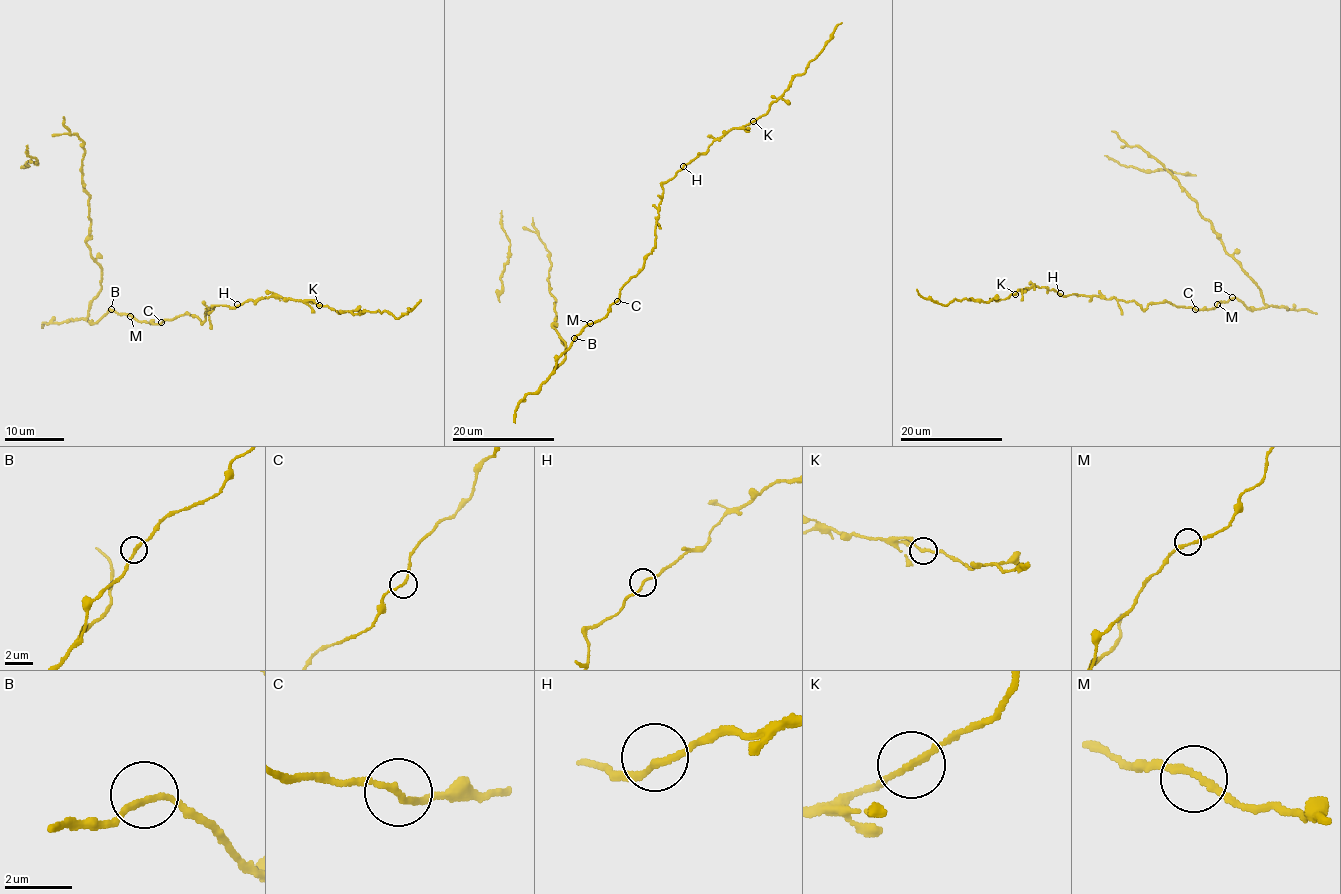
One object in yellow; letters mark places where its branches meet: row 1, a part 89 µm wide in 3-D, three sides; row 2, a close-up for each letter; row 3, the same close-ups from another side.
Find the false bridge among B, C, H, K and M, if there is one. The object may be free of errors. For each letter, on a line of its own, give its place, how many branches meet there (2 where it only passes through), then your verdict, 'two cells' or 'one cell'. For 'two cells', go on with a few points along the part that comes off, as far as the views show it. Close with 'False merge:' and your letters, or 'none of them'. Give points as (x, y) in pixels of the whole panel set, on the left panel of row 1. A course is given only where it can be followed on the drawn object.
B: place (111, 309); branches 2; one cell
C: place (161, 322); branches 2; one cell
H: place (237, 304); branches 2; one cell
K: place (319, 305); branches 2; one cell
M: place (130, 316); branches 2; one cell
False merge: none of them

